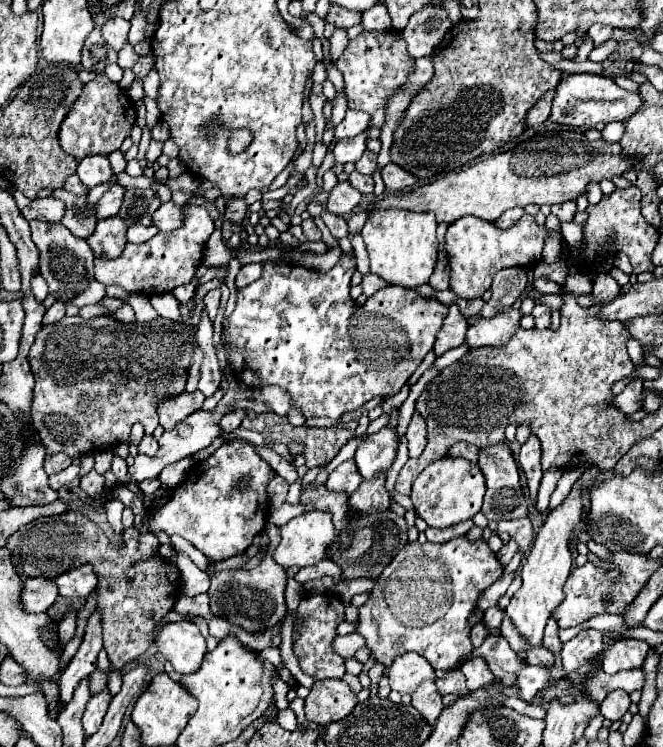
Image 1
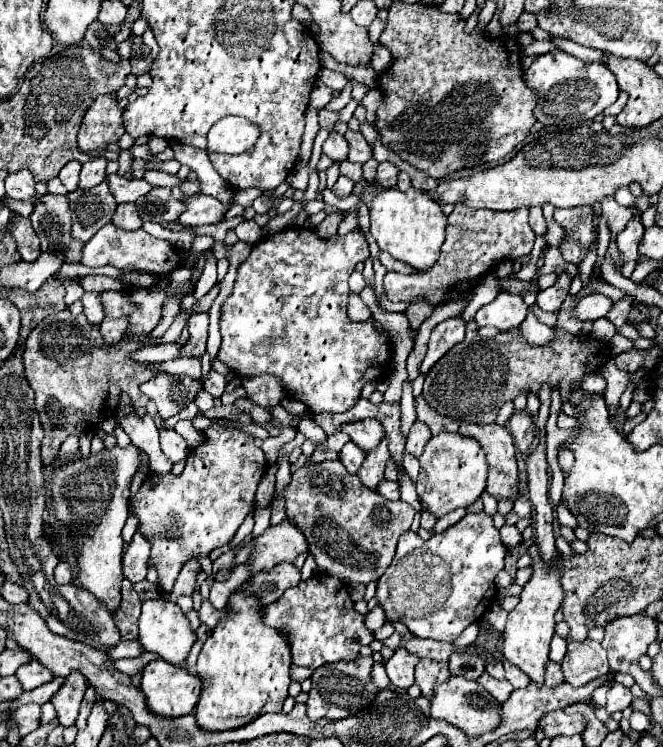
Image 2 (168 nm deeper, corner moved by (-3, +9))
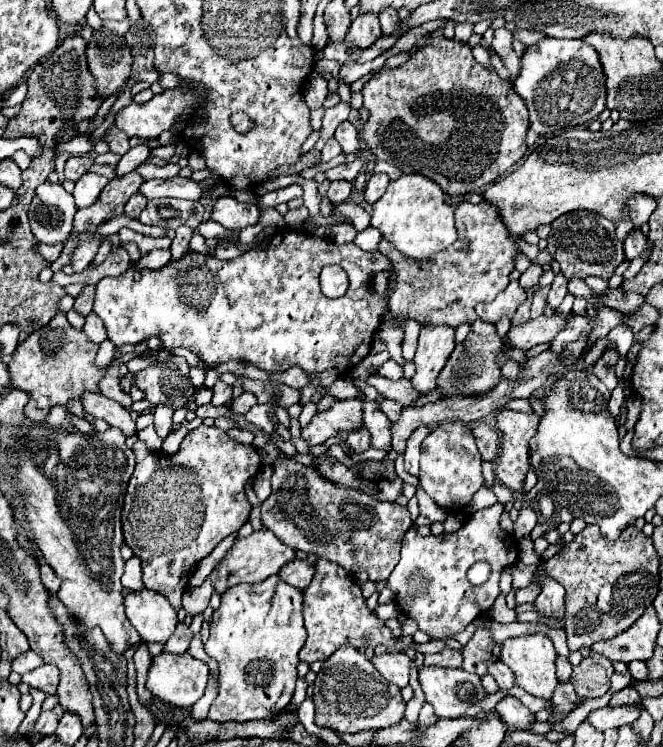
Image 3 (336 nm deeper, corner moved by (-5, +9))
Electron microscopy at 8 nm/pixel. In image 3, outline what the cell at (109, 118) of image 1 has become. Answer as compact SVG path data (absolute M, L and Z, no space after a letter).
M111 126L107 130L107 136L105 138L107 138L107 144L109 144L109 148L111 148L113 154L123 156L129 150L129 136L123 134L117 126Z

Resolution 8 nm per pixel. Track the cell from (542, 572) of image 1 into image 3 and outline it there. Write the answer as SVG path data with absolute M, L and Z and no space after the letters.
M531 634L531 636L511 638L503 642L501 660L513 670L515 684L523 688L527 694L533 694L543 700L551 700L555 684L559 684L555 676L555 658L557 658L557 652L553 648L553 642L545 634Z

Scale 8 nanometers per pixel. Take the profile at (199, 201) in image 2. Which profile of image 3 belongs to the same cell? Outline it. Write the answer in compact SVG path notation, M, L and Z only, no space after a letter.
M223 196L217 200L211 218L229 230L243 230L259 222L259 208L255 204L241 204L231 196Z

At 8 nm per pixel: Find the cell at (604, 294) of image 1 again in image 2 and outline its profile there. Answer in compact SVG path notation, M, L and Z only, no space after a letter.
M631 220L627 224L627 228L617 236L617 250L619 250L619 262L615 264L617 272L621 272L623 264L629 262L629 260L635 260L637 258L637 246L641 242L641 236L643 236L643 224L641 220Z

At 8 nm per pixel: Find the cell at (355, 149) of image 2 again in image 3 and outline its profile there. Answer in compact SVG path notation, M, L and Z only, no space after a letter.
M343 122L343 124L337 126L335 140L341 144L345 154L351 154L351 152L359 150L359 132L355 130L355 126L351 122Z

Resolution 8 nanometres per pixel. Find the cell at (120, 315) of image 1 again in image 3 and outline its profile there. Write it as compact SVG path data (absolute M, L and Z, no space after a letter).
M105 340L105 342L101 344L101 348L99 348L99 352L97 352L95 364L97 364L99 368L107 368L107 366L113 362L113 354L115 354L115 346L113 346L109 340Z

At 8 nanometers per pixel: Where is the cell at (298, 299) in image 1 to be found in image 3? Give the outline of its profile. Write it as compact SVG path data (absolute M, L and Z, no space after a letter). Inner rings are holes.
M281 228L277 230L277 234L271 238L269 246L265 250L261 248L253 248L241 256L237 256L235 260L217 260L215 256L211 254L199 254L199 252L185 252L185 256L181 260L171 260L169 264L165 264L163 268L159 270L141 270L141 276L139 278L133 278L137 270L137 264L131 262L129 268L119 274L119 276L113 276L113 278L103 278L99 284L97 284L97 292L95 292L95 302L93 302L93 312L105 322L105 328L107 328L107 334L109 334L109 340L115 344L115 346L123 346L123 344L139 344L151 336L157 336L161 340L161 344L165 348L187 348L191 350L193 354L197 354L199 358L205 360L207 366L215 368L227 360L241 360L241 362L247 362L247 364L253 364L261 370L267 370L267 372L283 372L291 366L301 366L309 376L317 376L319 372L327 370L329 366L337 366L341 368L343 372L351 370L355 364L359 364L367 354L369 354L369 348L373 344L373 334L375 334L377 327L382 321L384 311L388 308L389 289L382 296L378 295L372 288L369 288L374 278L361 278L361 275L376 276L383 271L388 271L389 279L394 277L393 267L387 256L383 256L381 252L367 252L355 246L355 244L335 244L331 238L317 238L317 236L311 236L307 232L295 232L295 230L289 230L289 228ZM327 264L337 264L341 266L347 276L349 276L349 288L347 292L337 298L337 300L331 300L331 298L325 298L321 288L319 288L319 272L323 266Z

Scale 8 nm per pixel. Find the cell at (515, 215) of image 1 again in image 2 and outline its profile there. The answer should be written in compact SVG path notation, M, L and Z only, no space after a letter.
M457 204L447 216L445 242L441 246L441 256L429 270L413 276L403 276L397 272L385 274L385 294L391 302L411 302L415 298L425 298L429 304L437 306L459 298L463 292L473 288L483 272L499 264L501 260L511 260L523 254L531 254L535 242L535 232L527 220L527 208L517 208L513 212L493 212L475 210Z

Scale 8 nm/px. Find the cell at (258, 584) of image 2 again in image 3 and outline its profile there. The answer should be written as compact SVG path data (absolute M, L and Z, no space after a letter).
M299 558L285 564L279 572L283 582L287 582L287 584L299 588L299 590L305 590L309 586L313 574L315 574L315 564L311 564L307 560L299 560Z

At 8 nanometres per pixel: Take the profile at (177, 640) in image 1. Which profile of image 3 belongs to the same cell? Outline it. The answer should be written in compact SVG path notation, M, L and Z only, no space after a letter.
M135 590L125 596L125 614L145 642L167 642L177 626L177 612L155 590Z

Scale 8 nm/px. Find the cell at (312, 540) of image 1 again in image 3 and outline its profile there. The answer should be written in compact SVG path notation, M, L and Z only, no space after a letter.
M267 528L259 530L259 532L253 532L251 536L247 538L237 538L235 544L231 546L231 550L223 556L223 560L213 568L211 572L211 582L213 582L213 588L217 594L223 594L227 588L235 586L235 584L241 584L241 582L247 582L247 584L257 584L257 582L263 582L265 578L277 574L283 564L291 562L295 558L295 550L289 548L287 544L279 542L273 532L269 532Z

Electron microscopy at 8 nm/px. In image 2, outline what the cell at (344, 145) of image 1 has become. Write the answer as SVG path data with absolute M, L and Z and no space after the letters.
M331 132L329 138L327 138L325 144L323 144L323 152L325 152L331 160L335 160L335 162L343 162L343 160L347 158L347 154L349 154L349 144L347 144L345 136L341 136L341 134L337 134L337 132Z

